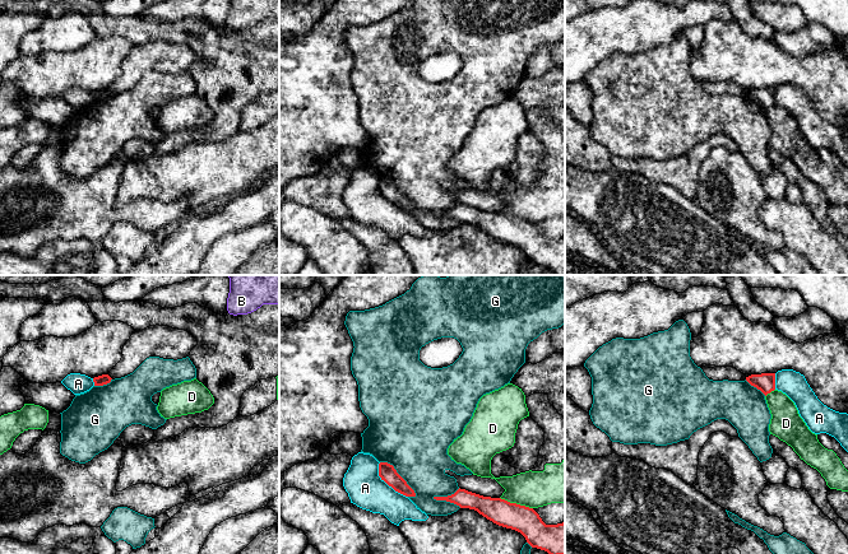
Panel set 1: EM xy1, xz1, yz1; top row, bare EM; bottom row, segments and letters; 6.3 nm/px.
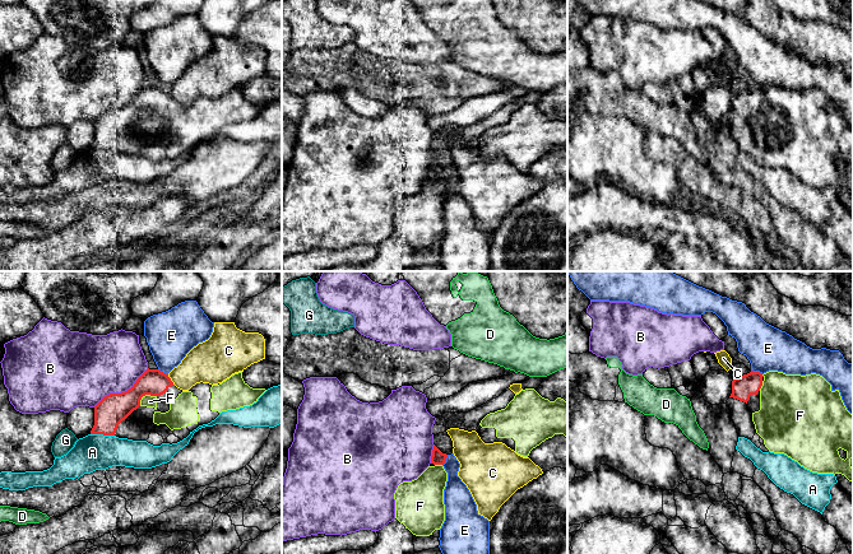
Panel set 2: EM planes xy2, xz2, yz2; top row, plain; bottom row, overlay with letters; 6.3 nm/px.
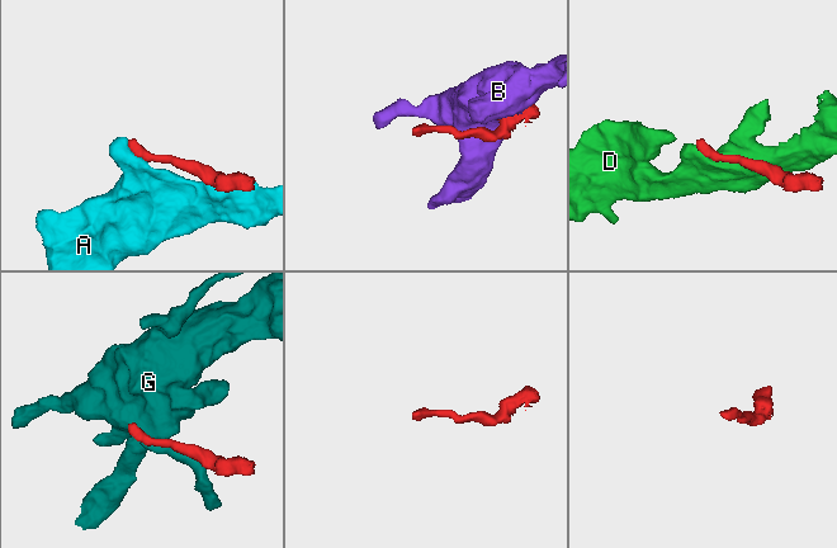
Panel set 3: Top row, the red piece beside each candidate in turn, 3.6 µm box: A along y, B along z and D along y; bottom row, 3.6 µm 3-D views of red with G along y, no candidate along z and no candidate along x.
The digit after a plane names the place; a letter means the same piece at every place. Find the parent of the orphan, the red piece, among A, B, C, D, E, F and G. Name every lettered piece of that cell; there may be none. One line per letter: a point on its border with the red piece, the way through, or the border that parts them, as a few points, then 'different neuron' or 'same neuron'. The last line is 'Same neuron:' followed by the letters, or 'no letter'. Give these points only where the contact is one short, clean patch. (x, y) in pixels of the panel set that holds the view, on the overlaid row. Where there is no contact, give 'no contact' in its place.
A: contact xz1 (387, 483); different neuron
B: contact xy2 (121, 392); different neuron
C: contact xy2 (170, 380); border xy2 (167, 375), (175, 385); different neuron
D: contact xz1 (515, 503); different neuron
E: contact yz2 (758, 372); border yz2 (751, 369), (763, 373); different neuron
F: contact xy2 (144, 395); same neuron
G: contact xz1 (446, 501); different neuron
Same neuron: F

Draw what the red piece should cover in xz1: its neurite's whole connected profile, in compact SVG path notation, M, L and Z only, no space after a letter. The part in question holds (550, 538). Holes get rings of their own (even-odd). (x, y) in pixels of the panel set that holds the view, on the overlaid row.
M460 488L451 495L434 497L434 499L474 509L493 523L520 532L532 548L548 554L565 554L565 522L546 525L533 508Z

